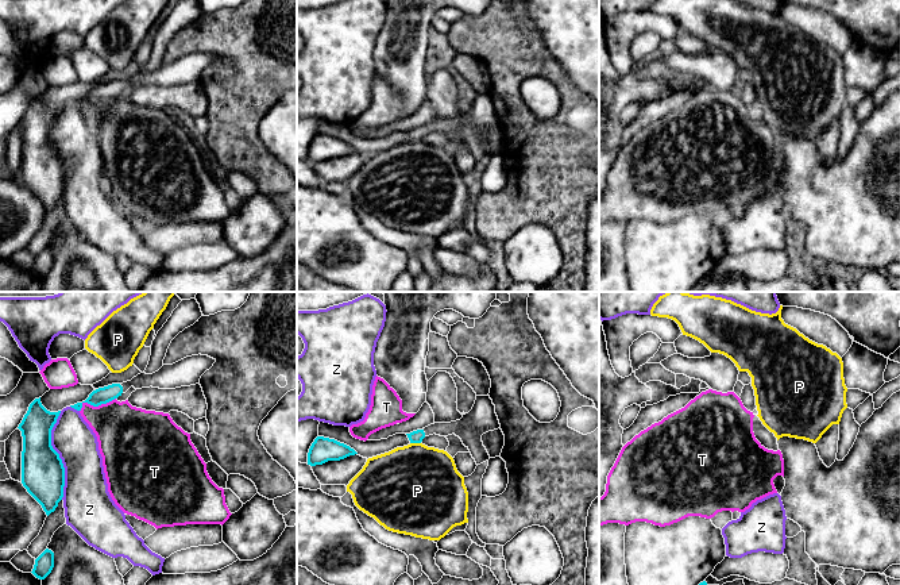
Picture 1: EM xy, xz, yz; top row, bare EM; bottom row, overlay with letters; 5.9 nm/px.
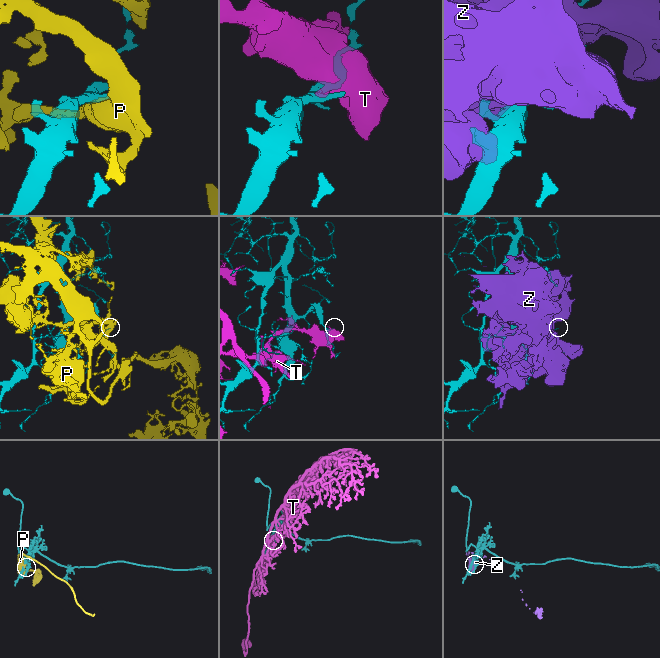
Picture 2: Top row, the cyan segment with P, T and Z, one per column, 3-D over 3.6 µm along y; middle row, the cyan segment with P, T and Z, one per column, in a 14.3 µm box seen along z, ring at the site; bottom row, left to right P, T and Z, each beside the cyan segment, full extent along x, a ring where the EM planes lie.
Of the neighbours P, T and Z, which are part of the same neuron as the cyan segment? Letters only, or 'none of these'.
none of these

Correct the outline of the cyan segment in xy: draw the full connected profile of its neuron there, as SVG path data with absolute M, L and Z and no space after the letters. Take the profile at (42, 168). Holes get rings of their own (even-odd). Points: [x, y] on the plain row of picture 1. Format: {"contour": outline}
{"contour": "M39 95L18 124L23 134L22 181L47 213L62 197L65 184L65 165L51 143L51 127L59 111L47 108Z"}

